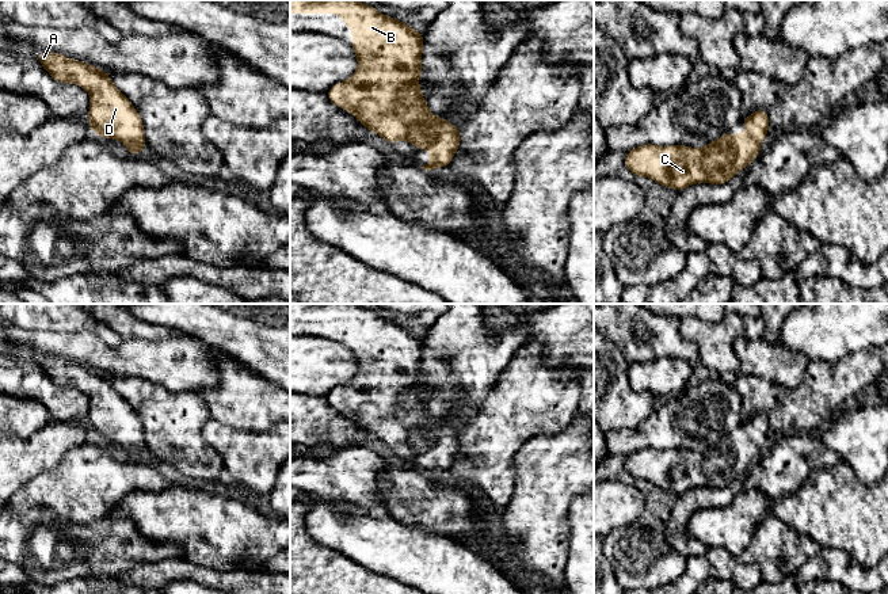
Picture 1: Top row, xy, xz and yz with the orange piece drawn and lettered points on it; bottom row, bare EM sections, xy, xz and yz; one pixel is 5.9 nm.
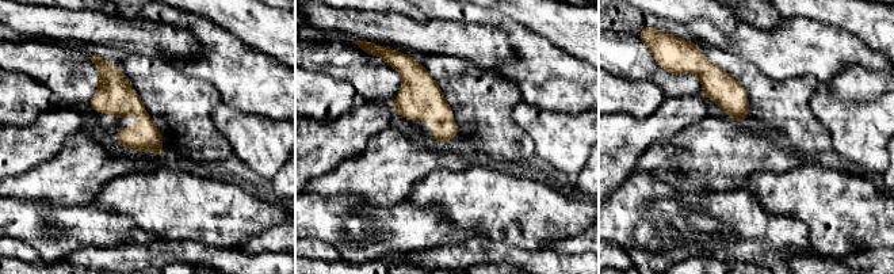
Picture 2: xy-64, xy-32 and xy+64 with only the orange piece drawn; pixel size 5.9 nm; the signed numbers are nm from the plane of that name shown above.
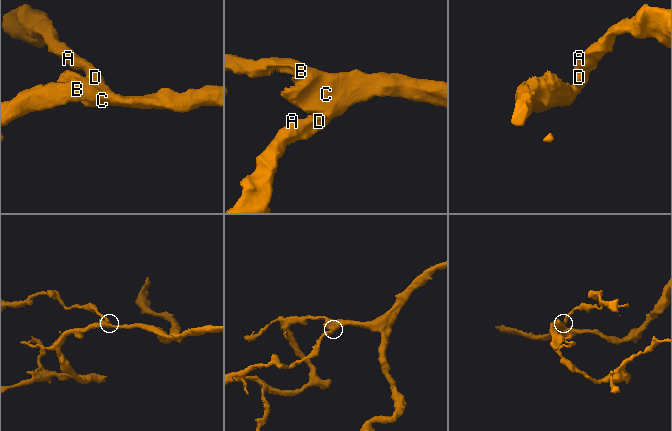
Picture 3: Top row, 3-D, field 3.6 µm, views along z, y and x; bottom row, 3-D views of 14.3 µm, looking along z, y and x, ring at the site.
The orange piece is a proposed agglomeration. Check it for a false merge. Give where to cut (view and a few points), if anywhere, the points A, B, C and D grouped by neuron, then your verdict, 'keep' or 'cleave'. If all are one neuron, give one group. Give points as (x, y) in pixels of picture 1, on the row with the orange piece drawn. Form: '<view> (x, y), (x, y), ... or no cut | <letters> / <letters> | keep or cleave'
no cut | A B C D | keep

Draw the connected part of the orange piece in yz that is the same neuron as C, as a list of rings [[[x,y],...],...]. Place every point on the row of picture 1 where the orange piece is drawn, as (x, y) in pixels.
[[[765,108],[742,118],[742,122],[748,136],[727,132],[700,149],[645,144],[625,153],[624,163],[634,176],[647,176],[677,191],[702,182],[727,183],[761,153],[761,142],[769,134],[769,114]]]

